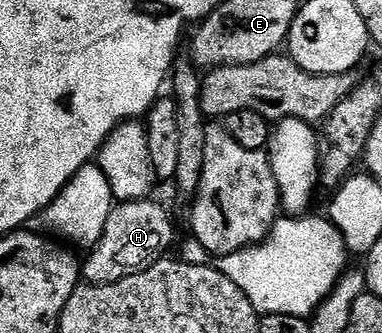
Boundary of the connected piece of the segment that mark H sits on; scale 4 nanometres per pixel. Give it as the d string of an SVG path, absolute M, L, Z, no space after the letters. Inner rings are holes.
M154 198L144 200L127 200L115 203L114 209L108 214L108 222L104 226L104 234L100 242L89 249L90 256L80 268L80 276L88 284L111 284L120 282L137 272L143 272L150 267L155 260L163 255L162 252L174 240L174 224L170 221L170 216L166 213L166 208L162 204L157 204Z

